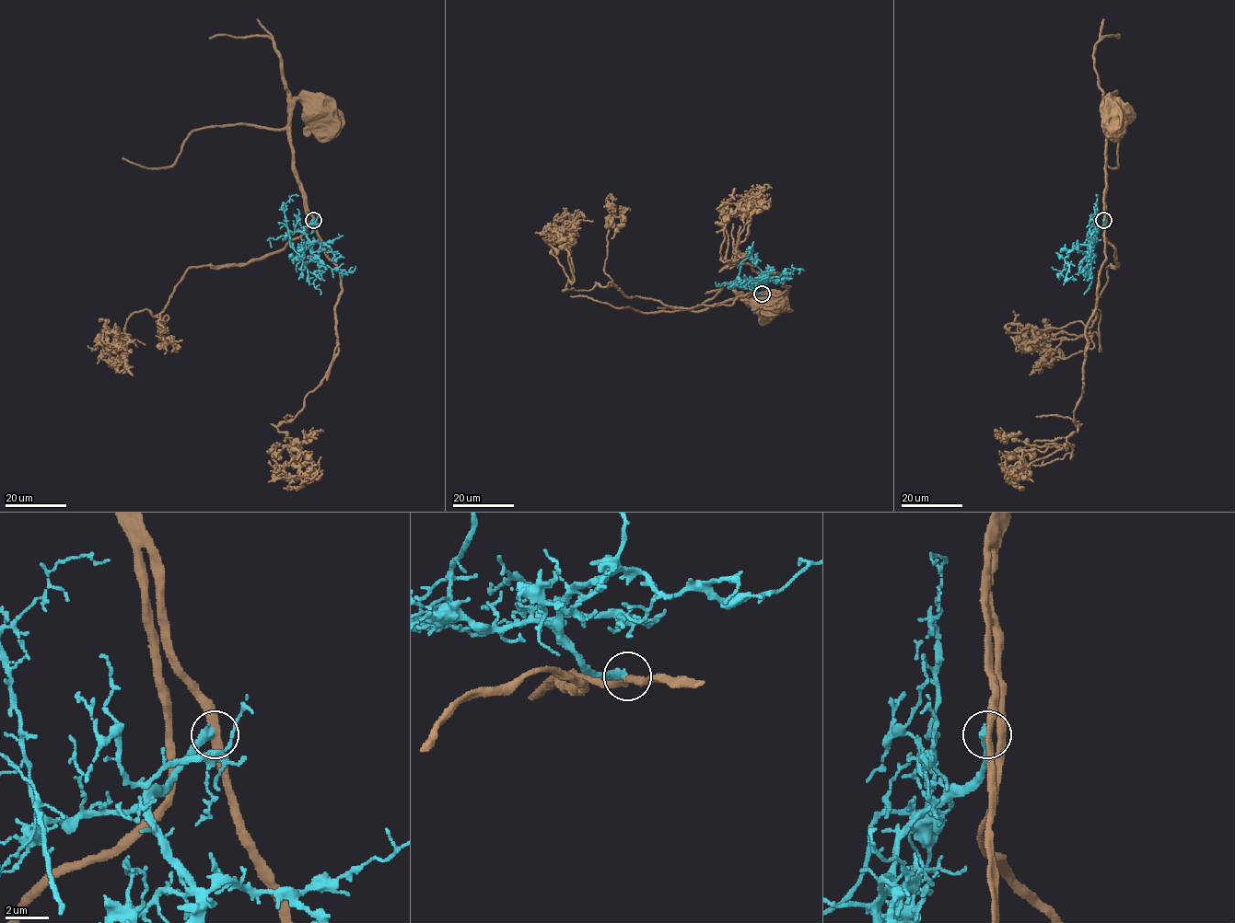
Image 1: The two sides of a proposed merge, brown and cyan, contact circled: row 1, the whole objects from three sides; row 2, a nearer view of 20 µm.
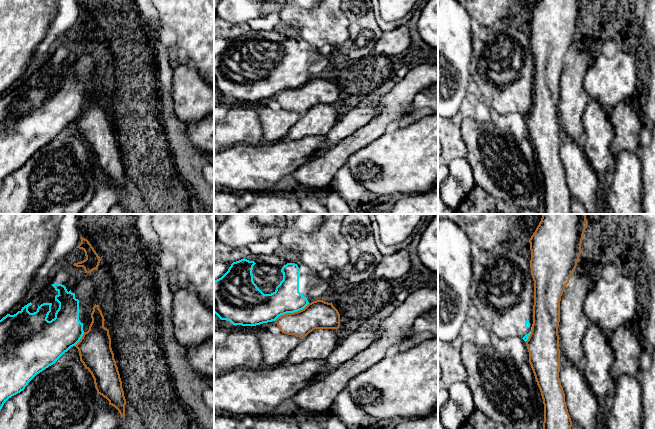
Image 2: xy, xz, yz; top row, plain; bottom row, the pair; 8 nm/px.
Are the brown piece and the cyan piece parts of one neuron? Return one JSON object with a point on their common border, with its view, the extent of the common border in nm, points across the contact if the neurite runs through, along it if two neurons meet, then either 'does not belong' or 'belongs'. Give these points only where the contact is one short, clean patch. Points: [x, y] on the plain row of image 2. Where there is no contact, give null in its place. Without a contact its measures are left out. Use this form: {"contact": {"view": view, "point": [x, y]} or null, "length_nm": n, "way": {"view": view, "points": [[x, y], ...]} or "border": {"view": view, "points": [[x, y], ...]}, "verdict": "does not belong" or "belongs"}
{"contact": {"view": "xz", "point": [291, 89]}, "length_nm": 320, "verdict": "does not belong"}

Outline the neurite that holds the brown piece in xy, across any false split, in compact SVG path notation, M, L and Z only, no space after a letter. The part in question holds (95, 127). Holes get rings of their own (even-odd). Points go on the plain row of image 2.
M94 81L91 89L92 98L89 106L84 108L80 117L75 121L79 127L80 137L91 149L97 170L102 171L109 177L109 181L114 182L120 189L121 194L125 191L126 175L122 164L122 157L114 135L114 129L111 124L111 114L109 106L104 103L104 92L99 85L99 81Z

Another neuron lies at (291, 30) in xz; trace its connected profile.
M285 22L285 26L277 32L286 39L298 39L301 37L300 24L298 22Z

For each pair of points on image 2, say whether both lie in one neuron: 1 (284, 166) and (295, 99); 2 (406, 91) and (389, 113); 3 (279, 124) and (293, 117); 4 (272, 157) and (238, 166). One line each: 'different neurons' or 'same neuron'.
1: different neurons
2: same neuron
3: same neuron
4: same neuron

